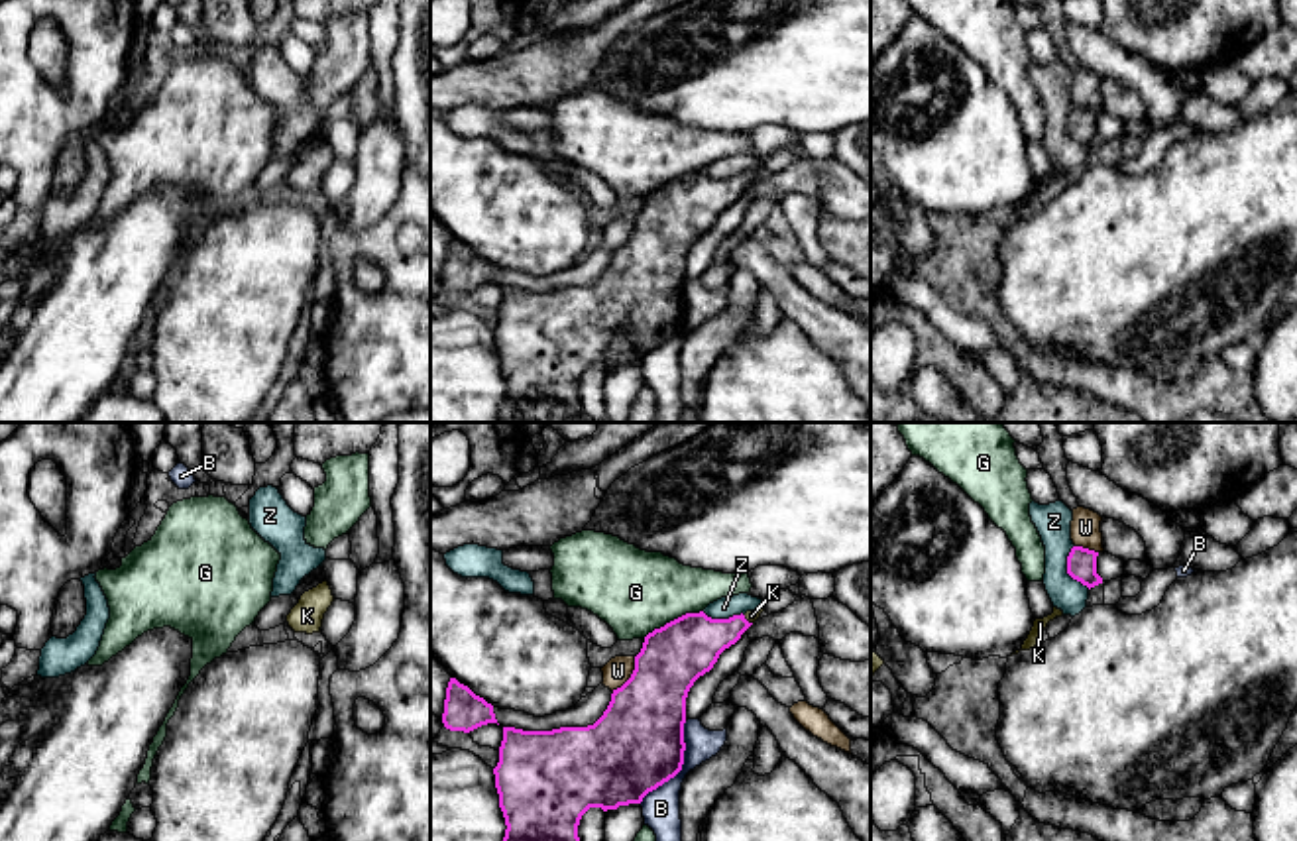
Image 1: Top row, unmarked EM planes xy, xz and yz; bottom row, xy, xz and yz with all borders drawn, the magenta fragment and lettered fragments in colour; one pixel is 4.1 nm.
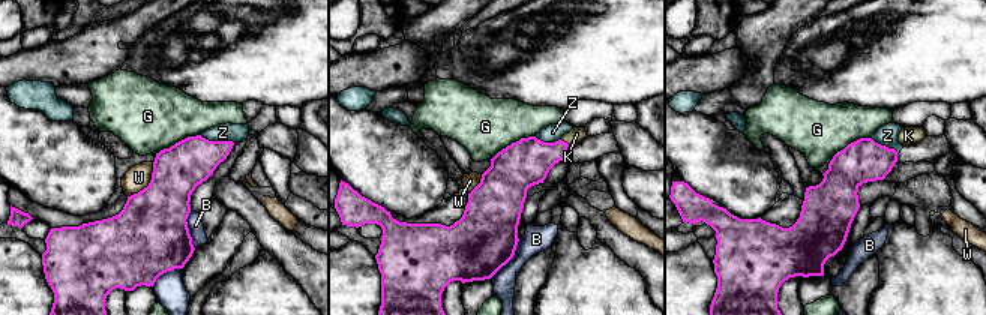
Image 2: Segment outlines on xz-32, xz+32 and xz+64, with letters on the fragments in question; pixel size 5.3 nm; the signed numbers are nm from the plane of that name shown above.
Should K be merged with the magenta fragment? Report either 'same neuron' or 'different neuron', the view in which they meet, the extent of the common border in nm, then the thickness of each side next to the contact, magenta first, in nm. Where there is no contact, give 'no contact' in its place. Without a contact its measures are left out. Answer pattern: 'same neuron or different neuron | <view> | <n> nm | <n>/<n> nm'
same neuron | xz | 50 nm | 240/50 nm

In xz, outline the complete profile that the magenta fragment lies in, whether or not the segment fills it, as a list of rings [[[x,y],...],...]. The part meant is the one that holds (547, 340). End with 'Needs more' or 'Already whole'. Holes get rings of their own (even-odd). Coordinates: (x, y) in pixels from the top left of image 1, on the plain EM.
[[[764,169],[729,179],[686,173],[645,196],[631,238],[611,253],[603,275],[588,287],[523,291],[503,287],[493,328],[505,397],[497,422],[595,422],[580,403],[578,385],[590,367],[617,369],[674,338],[684,324],[686,257],[719,214],[735,204]]]. Needs more

